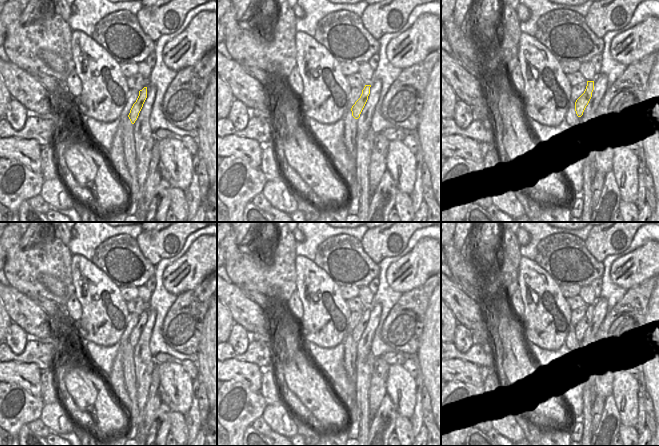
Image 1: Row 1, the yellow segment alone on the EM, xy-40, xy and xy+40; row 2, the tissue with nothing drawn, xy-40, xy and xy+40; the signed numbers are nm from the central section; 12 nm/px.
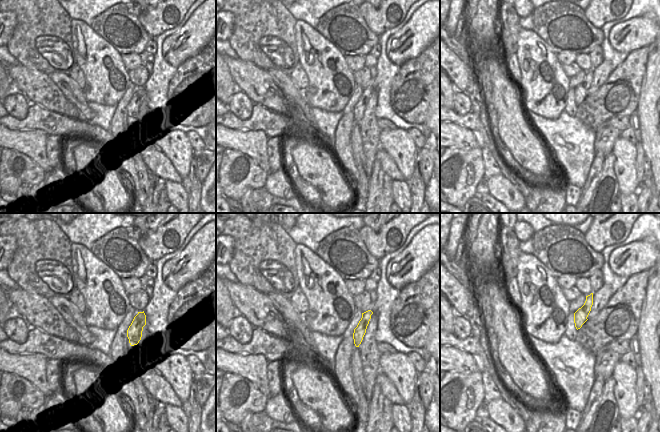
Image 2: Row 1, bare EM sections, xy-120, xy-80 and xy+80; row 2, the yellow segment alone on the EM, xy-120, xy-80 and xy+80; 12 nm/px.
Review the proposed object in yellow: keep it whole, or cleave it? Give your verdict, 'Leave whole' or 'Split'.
Leave whole

